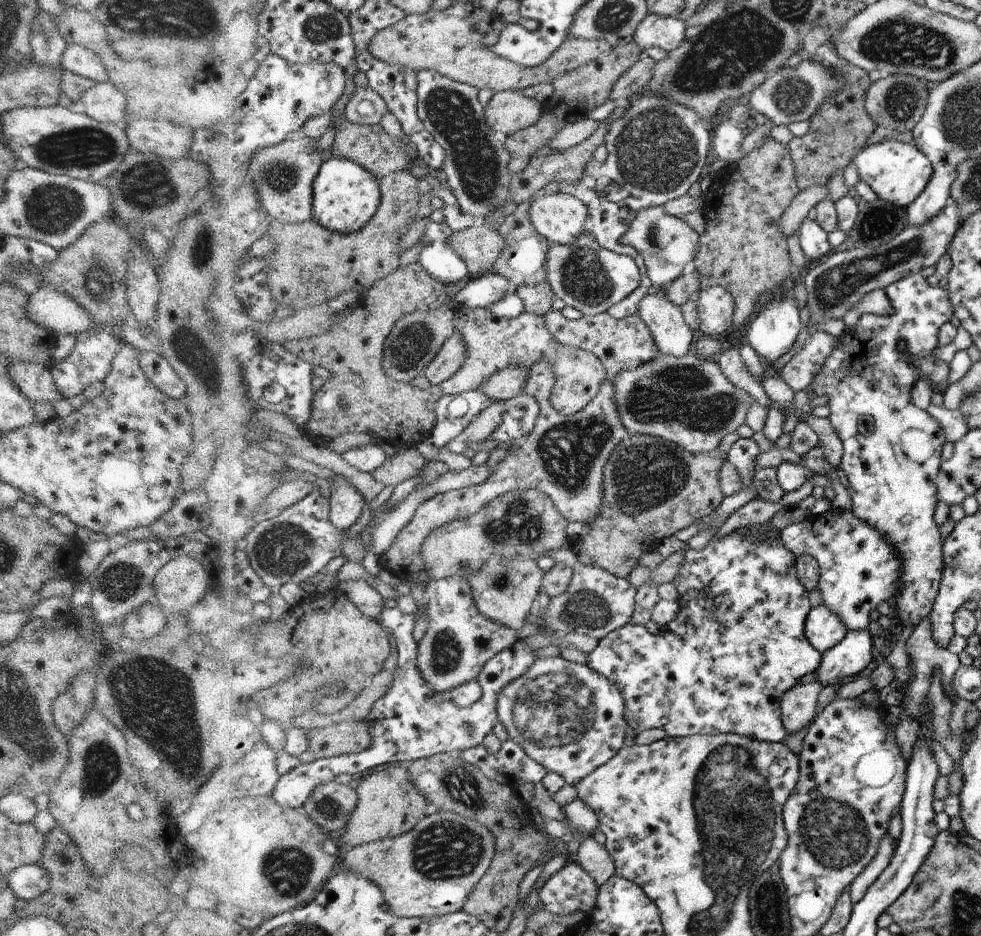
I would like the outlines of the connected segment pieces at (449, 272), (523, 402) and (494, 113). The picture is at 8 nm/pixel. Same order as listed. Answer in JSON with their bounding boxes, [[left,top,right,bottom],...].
[[418,220,470,286],[490,393,540,442],[485,90,545,137]]

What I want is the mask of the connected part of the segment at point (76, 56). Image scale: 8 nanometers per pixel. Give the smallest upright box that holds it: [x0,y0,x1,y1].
[61,44,108,82]

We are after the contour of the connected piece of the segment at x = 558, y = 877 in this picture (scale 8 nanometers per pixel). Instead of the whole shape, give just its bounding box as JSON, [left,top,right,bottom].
[539,854,599,917]

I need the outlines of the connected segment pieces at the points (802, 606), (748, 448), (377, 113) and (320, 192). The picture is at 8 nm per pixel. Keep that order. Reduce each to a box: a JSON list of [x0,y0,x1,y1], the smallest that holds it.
[[587,526,823,743],[727,437,760,490],[347,85,390,126],[314,156,383,234]]

